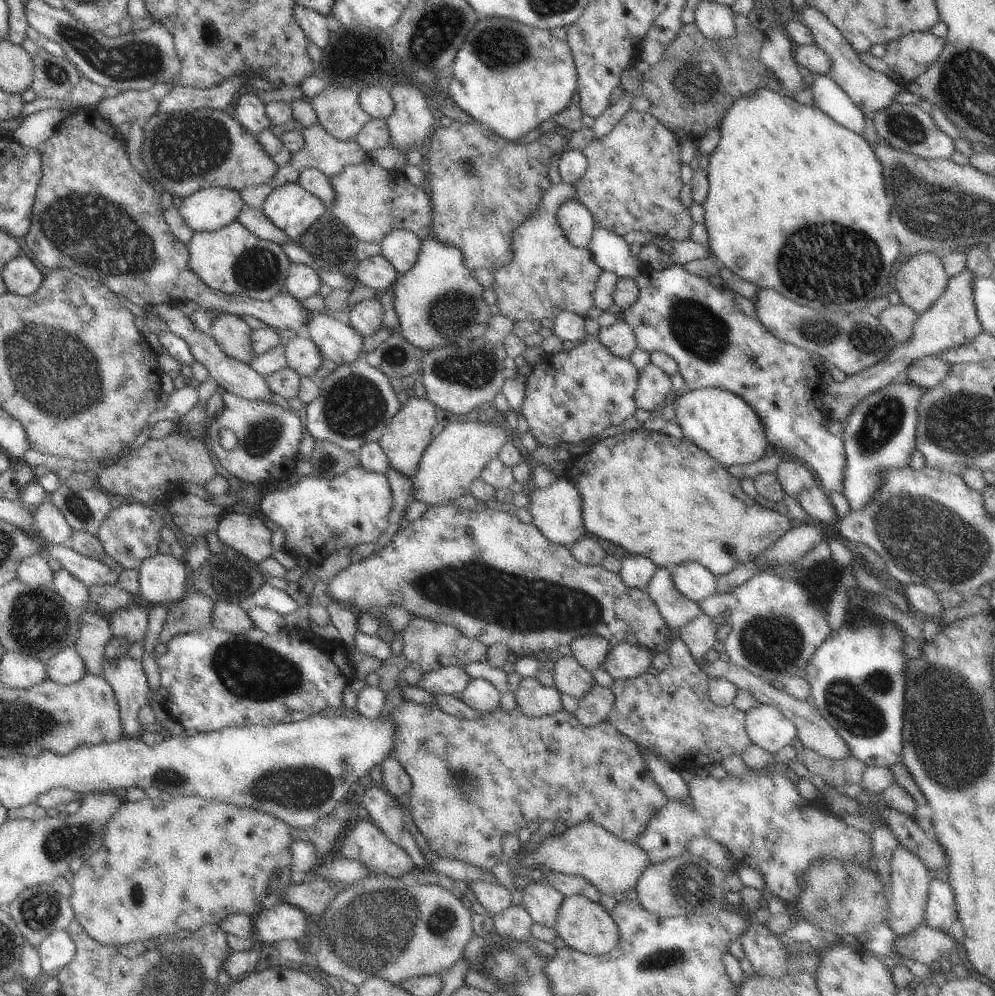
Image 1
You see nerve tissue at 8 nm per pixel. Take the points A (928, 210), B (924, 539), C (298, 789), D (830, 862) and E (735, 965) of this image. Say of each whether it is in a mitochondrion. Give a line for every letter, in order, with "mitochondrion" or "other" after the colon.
A: mitochondrion
B: mitochondrion
C: mitochondrion
D: mitochondrion
E: other

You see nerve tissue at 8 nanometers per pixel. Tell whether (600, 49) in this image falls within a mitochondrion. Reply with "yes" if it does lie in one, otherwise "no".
no

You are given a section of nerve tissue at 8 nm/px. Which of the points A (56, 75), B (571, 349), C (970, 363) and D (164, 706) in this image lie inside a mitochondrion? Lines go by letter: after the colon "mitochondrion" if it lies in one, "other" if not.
A: mitochondrion
B: other
C: other
D: other

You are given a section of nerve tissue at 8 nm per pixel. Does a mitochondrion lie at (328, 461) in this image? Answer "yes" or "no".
yes

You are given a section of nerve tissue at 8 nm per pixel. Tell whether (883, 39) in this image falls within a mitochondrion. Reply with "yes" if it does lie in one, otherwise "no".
no

